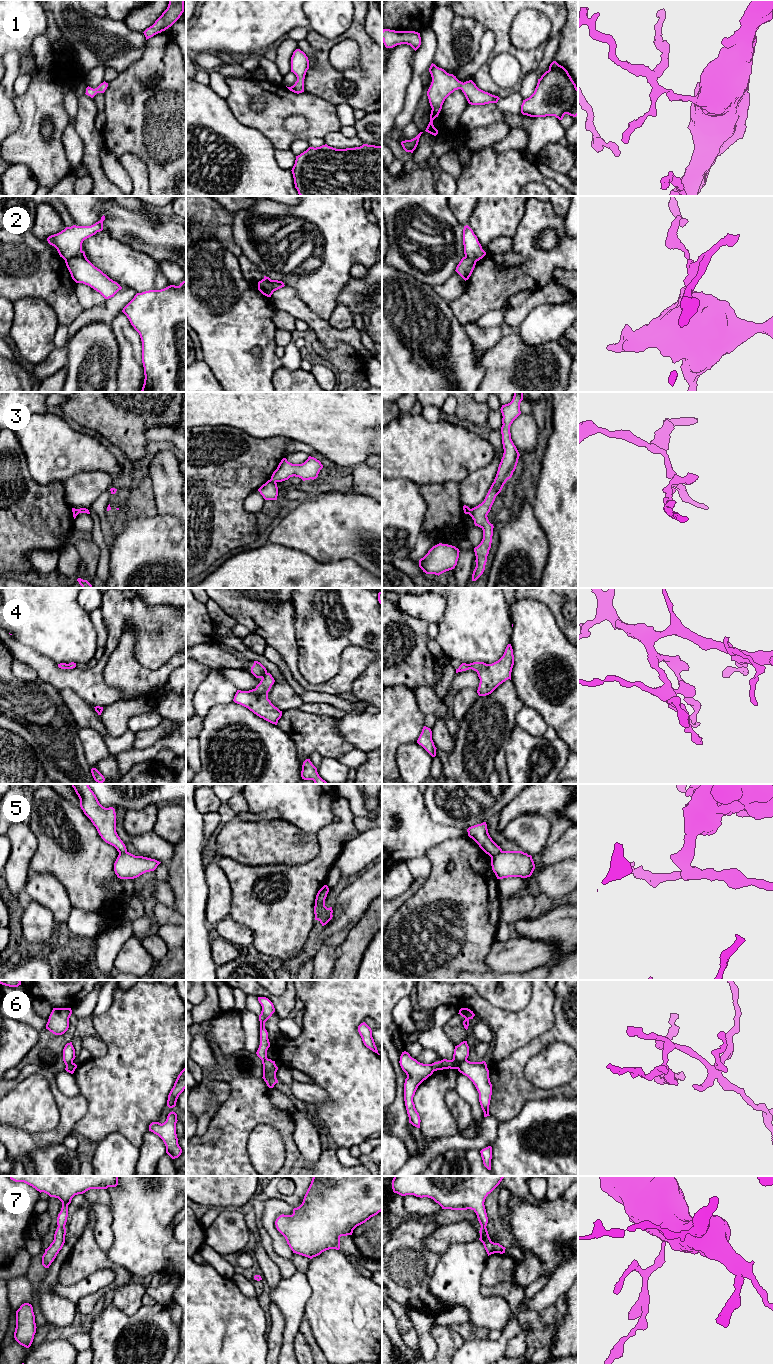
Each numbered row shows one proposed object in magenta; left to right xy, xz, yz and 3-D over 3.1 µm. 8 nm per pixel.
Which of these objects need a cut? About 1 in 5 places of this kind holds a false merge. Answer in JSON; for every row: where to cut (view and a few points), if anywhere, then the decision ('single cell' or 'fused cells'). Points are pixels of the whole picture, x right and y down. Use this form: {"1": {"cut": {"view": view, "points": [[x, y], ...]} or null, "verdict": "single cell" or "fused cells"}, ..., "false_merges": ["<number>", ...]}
{"1": {"cut": null, "verdict": "single cell"}, "2": {"cut": {"view": "xy", "points": [[82, 251], [65, 260]]}, "verdict": "fused cells"}, "3": {"cut": {"view": "xz", "points": [[271, 478], [276, 481]]}, "verdict": "fused cells"}, "4": {"cut": null, "verdict": "single cell"}, "5": {"cut": {"view": "yz", "points": [[502, 851], [491, 857]]}, "verdict": "fused cells"}, "6": {"cut": {"view": "yz", "points": [[466, 1059], [457, 1068]]}, "verdict": "fused cells"}, "7": {"cut": null, "verdict": "single cell"}, "false_merges": ["2", "3", "5", "6"]}

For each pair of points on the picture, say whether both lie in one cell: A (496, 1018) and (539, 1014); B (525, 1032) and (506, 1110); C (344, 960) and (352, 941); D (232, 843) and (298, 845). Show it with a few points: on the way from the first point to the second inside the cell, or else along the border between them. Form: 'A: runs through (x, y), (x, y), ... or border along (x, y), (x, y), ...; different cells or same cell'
A: runs through (507, 1018), (528, 1018); same cell
B: border along (541, 1035), (501, 1060); different cells
C: runs through (349, 955), (352, 946); same cell
D: runs through (248, 843), (282, 843); same cell

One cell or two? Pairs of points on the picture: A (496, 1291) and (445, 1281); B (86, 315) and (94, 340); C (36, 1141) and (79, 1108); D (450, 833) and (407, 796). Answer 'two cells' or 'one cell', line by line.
A: two cells
B: two cells
C: one cell
D: one cell

